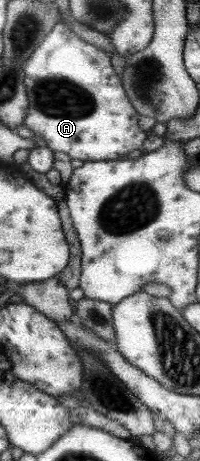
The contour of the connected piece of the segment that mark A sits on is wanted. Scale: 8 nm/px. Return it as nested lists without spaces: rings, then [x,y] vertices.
[[[63,22],[56,23],[41,44],[23,64],[27,108],[22,124],[40,134],[52,152],[64,152],[70,158],[86,161],[116,160],[130,150],[139,149],[146,134],[138,127],[138,113],[130,104],[120,78],[110,65],[109,56],[96,46],[80,40]]]

